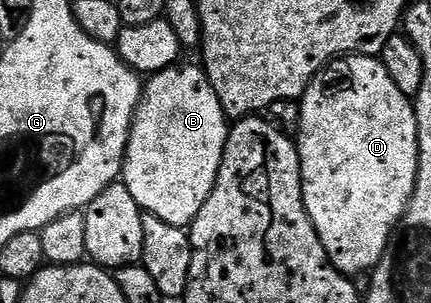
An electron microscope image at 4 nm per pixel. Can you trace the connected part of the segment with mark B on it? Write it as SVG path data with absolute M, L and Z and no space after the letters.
M181 66L168 67L144 80L121 179L144 214L188 228L213 191L231 123L204 70Z

